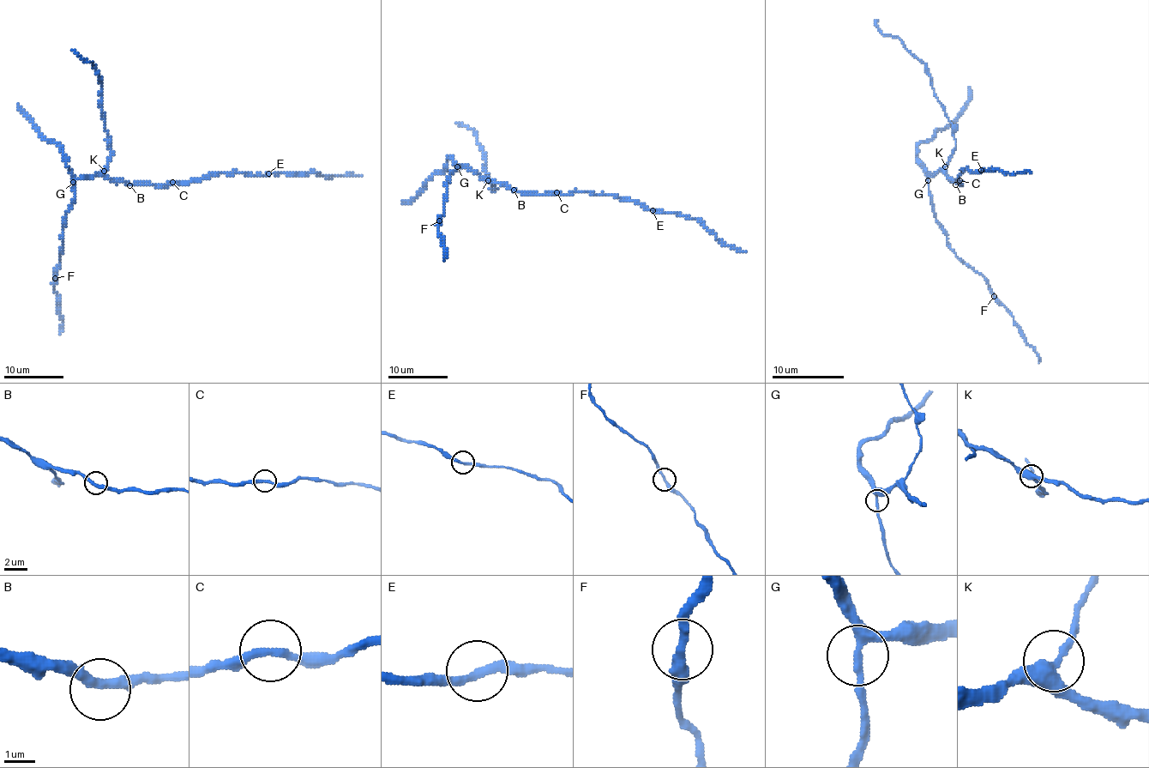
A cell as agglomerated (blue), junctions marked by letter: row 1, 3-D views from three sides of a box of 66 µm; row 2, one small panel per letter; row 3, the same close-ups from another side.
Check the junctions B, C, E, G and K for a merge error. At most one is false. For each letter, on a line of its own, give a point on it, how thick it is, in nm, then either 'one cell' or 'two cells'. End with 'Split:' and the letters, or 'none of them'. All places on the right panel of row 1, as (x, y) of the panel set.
B: place (955, 184); calibre 320 nm; one cell
C: place (959, 180); calibre 240 nm; one cell
E: place (981, 170); calibre 260 nm; one cell
G: place (928, 180); calibre 260 nm; one cell
K: place (945, 166); calibre 380 nm; one cell
Split: none of them

